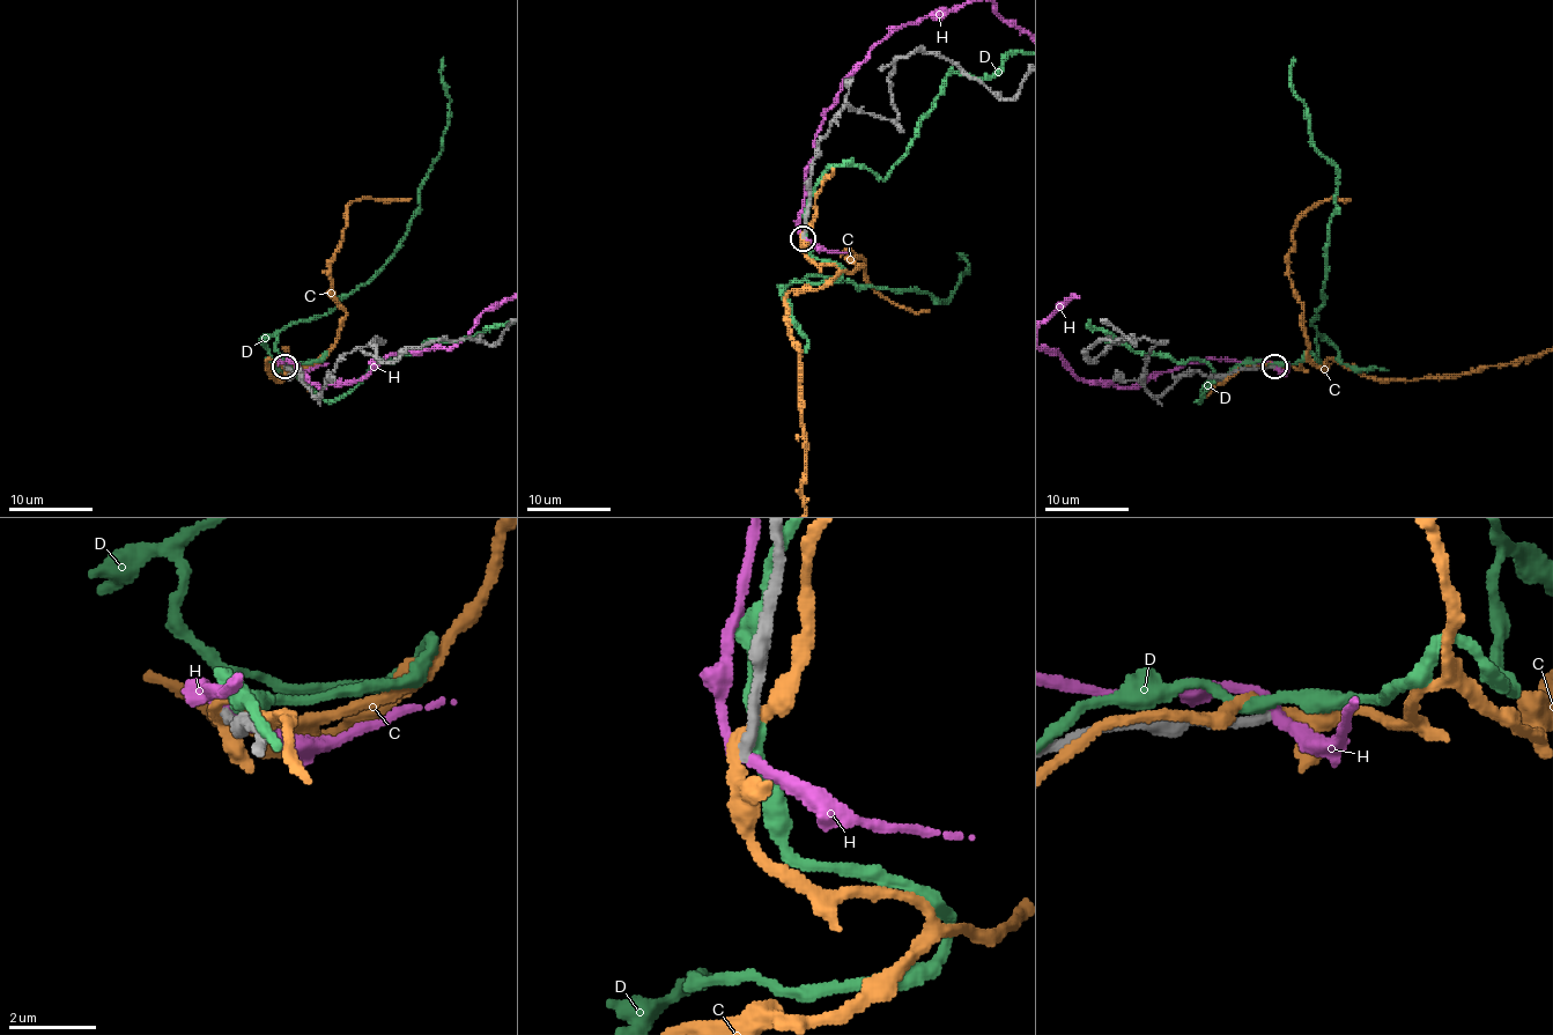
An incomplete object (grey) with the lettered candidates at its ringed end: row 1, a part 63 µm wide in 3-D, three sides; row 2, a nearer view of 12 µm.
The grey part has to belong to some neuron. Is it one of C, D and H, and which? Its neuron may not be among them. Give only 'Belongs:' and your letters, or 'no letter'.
Belongs: no letter

